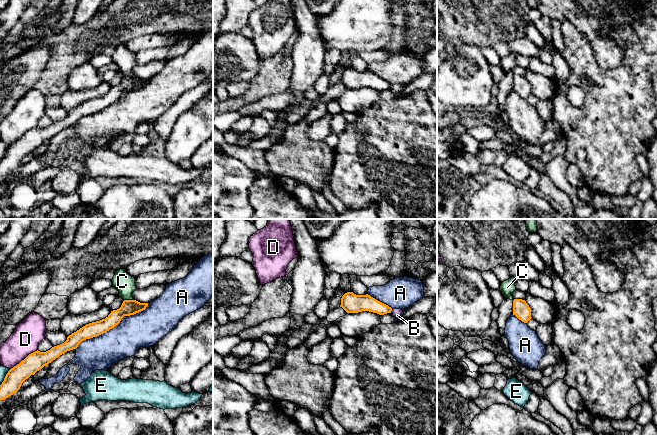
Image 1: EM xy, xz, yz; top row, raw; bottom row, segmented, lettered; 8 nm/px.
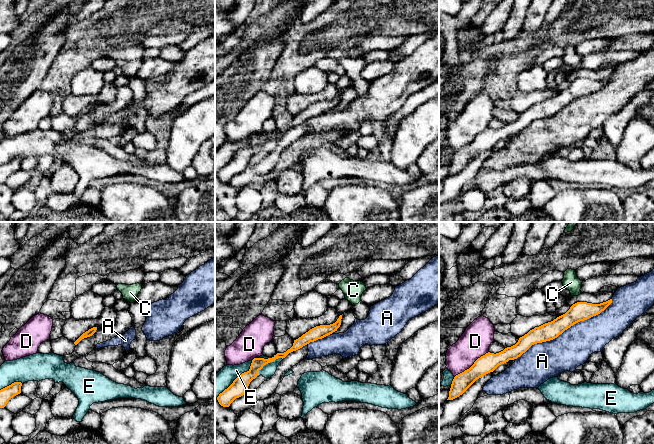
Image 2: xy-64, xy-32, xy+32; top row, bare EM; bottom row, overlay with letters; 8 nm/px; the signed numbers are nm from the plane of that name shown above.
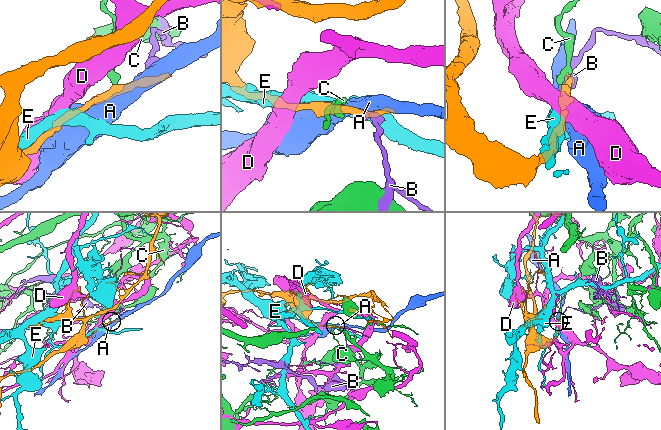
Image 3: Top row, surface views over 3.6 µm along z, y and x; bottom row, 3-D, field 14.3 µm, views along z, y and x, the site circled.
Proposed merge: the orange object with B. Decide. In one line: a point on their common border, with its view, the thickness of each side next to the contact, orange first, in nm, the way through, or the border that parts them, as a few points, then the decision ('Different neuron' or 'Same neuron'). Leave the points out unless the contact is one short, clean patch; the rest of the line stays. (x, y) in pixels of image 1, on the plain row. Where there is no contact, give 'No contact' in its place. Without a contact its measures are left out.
Touches orange at xz (391, 86). Thickness 130 nm (orange) against 70 nm. Boundary: xz (392, 85), (390, 88). Different neuron

